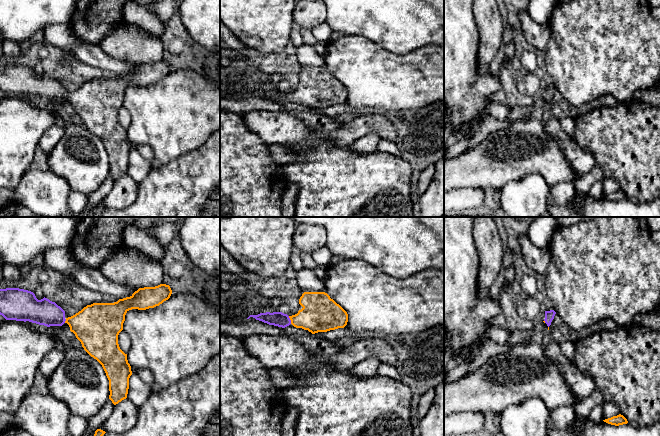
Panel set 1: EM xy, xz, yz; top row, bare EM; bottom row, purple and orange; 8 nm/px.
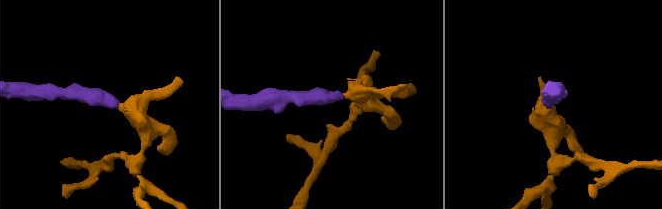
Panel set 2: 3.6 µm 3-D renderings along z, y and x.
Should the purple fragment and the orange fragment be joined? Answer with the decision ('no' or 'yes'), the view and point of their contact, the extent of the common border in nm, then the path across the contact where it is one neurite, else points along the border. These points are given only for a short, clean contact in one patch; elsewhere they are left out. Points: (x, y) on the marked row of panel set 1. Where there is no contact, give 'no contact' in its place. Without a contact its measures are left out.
yes; meets purple in xz at (290, 320); contact 70 nm long; runs through xz (279, 319), (290, 320), (301, 320), (320, 313)

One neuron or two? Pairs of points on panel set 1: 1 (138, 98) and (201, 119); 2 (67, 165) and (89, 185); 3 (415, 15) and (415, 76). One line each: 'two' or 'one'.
1: one
2: one
3: two

